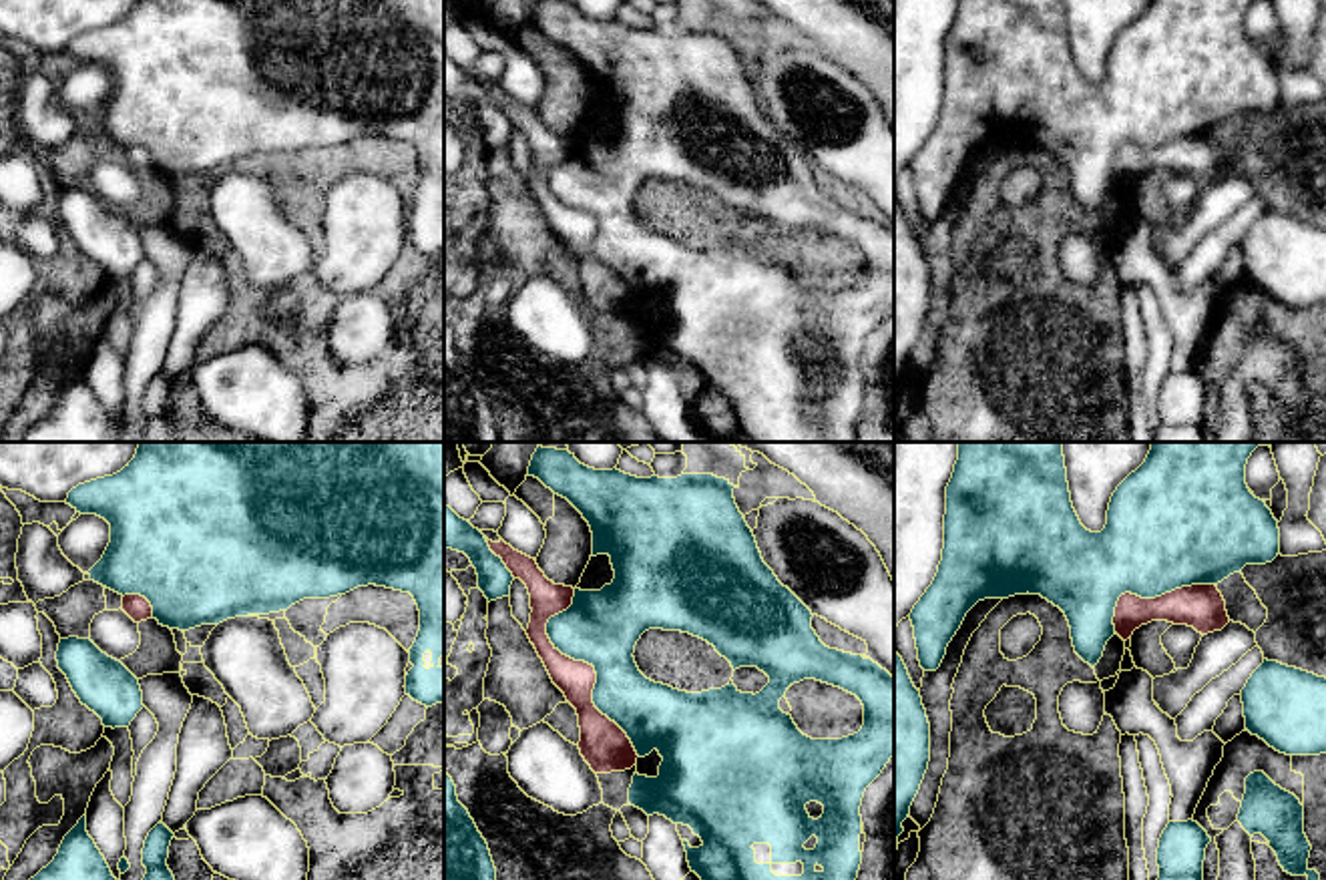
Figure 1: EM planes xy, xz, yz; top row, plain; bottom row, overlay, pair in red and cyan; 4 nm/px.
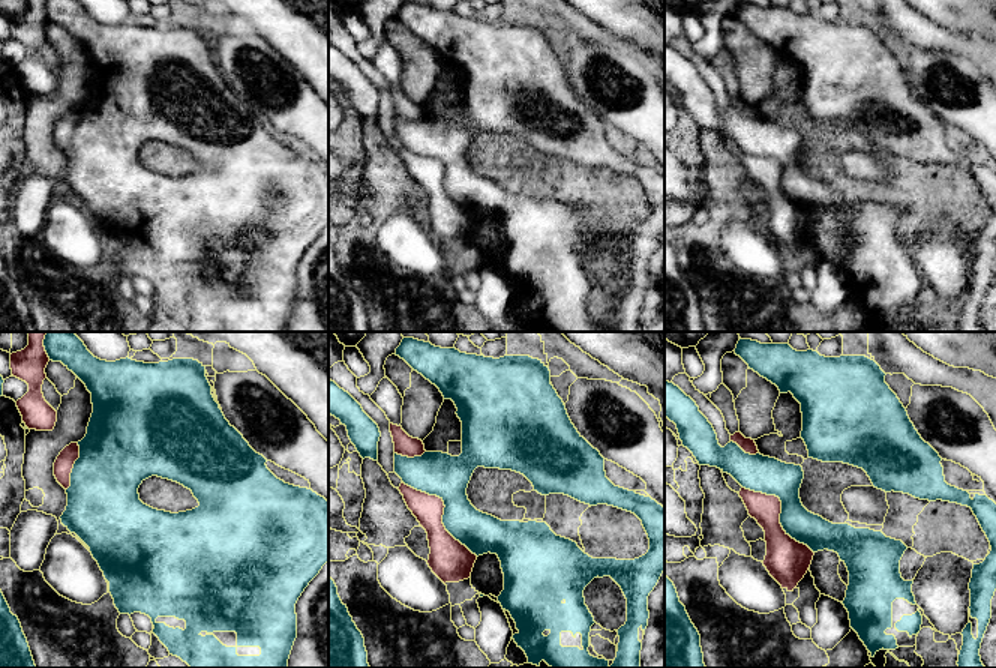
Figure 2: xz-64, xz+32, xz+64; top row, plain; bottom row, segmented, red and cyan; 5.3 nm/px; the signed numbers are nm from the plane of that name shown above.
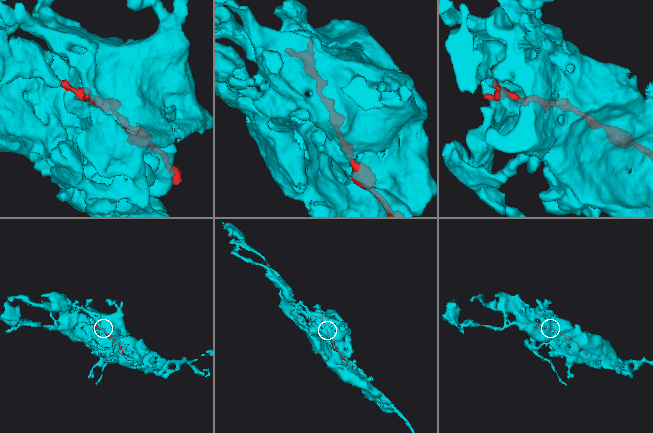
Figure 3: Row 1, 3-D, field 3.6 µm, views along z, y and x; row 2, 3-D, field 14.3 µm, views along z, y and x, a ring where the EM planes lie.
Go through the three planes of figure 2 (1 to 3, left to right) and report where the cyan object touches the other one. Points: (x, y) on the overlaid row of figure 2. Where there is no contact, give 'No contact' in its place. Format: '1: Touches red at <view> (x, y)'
1: Touches red at xz-64 (72, 467)
2: Touches red at xz+32 (443, 511)
3: Touches red at xz+64 (780, 511)

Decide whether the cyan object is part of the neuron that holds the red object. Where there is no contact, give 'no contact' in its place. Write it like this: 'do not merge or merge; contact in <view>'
do not merge; contact in xz

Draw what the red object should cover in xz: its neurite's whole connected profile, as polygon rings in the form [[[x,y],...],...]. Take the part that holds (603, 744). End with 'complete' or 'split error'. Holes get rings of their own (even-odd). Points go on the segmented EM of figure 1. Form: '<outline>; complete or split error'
[[[486,538],[486,542],[490,551],[502,559],[512,577],[520,579],[528,589],[532,613],[526,635],[542,659],[552,683],[577,709],[581,755],[595,774],[631,769],[639,757],[631,739],[593,703],[593,689],[597,683],[595,667],[563,655],[546,635],[548,619],[573,605],[575,589],[548,581],[534,559],[514,551],[502,538],[498,542]]]; complete

